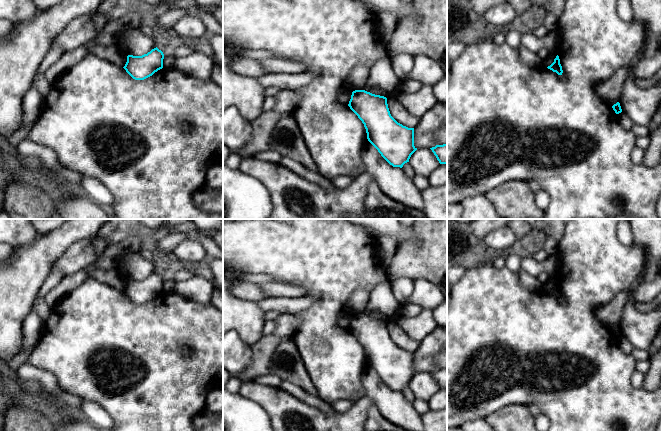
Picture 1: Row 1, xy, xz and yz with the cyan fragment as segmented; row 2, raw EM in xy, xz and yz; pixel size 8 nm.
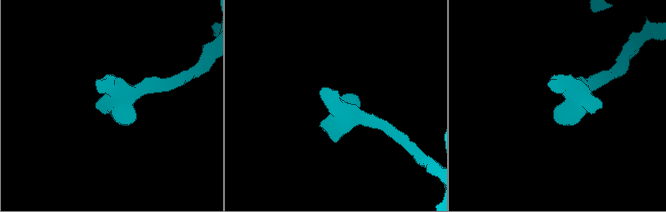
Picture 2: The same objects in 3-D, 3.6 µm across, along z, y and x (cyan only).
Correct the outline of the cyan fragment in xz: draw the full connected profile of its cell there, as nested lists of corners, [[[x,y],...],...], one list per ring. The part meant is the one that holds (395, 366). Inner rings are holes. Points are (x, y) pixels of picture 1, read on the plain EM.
[[[355,314],[348,330],[364,348],[368,365],[390,389],[402,392],[409,386],[417,374],[414,352],[403,350],[391,340],[386,321]]]

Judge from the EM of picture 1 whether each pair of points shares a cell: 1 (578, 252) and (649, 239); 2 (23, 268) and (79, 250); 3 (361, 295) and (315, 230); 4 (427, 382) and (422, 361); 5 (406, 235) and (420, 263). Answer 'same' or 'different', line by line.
1: different
2: different
3: different
4: different
5: different

